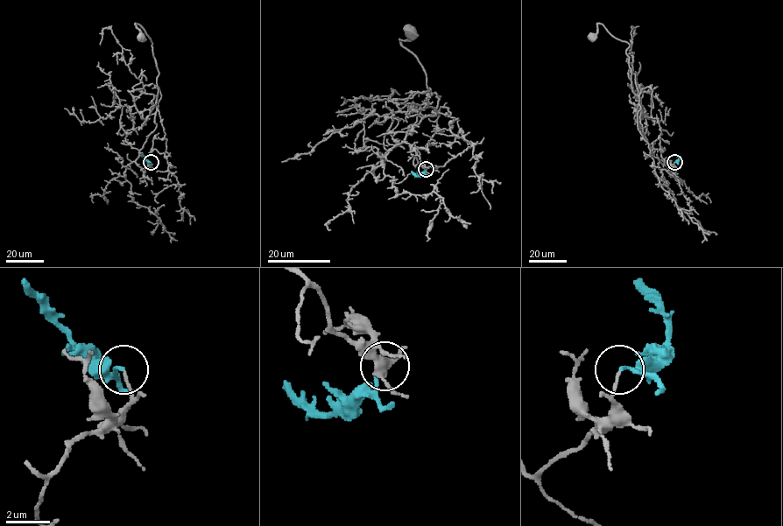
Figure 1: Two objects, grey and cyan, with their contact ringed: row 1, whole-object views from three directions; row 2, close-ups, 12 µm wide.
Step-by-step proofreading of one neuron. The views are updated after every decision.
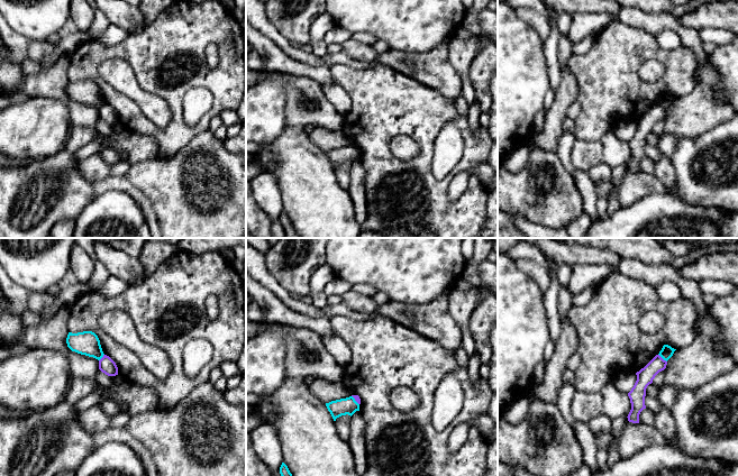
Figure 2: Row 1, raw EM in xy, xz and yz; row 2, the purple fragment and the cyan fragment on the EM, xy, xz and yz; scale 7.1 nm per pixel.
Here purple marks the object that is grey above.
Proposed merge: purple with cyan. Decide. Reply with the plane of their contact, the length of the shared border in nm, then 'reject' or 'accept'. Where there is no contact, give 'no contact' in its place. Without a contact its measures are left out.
meets purple in yz; contact 90 nm long; reject

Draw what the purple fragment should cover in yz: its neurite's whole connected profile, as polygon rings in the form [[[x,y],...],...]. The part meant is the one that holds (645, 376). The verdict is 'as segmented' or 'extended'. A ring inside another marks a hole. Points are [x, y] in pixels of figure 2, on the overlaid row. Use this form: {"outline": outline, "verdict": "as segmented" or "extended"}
{"outline": [[[656,355],[644,368],[636,373],[637,381],[628,393],[631,403],[631,410],[627,416],[629,422],[639,423],[639,414],[646,409],[646,388],[653,383],[655,376],[666,368],[666,365],[667,361]]], "verdict": "as segmented"}

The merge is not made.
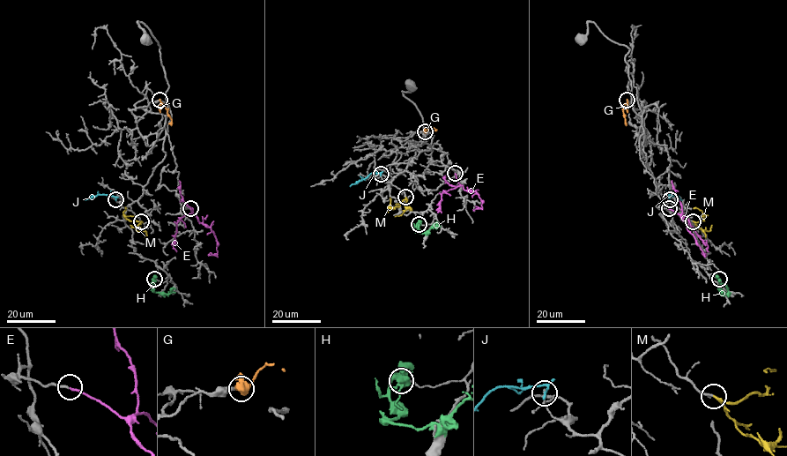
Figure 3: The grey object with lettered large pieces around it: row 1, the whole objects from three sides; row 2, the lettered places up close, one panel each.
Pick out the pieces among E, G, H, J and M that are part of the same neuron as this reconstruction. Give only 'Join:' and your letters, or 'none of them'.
Join: E, M

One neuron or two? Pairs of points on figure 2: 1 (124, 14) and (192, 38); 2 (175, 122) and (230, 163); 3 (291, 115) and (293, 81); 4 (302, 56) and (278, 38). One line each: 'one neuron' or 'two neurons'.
1: two neurons
2: two neurons
3: one neuron
4: one neuron

